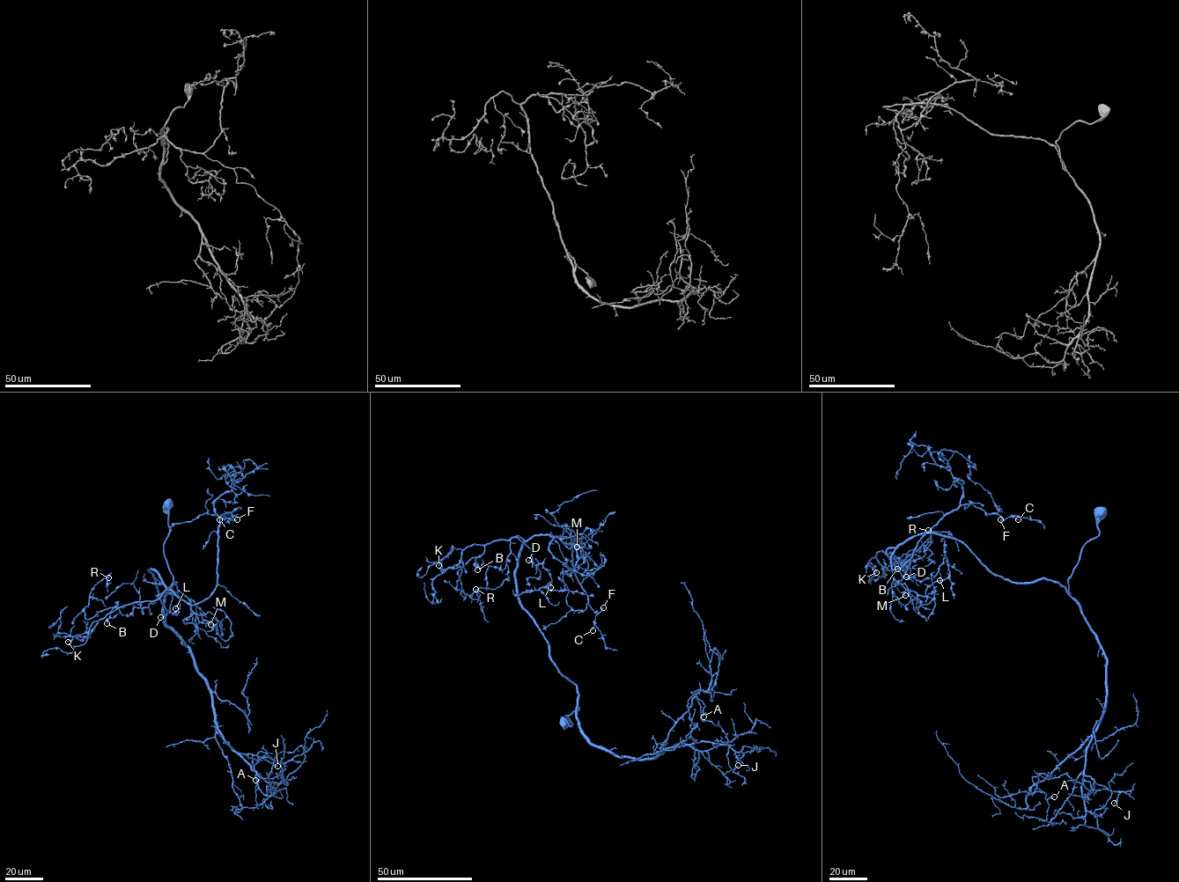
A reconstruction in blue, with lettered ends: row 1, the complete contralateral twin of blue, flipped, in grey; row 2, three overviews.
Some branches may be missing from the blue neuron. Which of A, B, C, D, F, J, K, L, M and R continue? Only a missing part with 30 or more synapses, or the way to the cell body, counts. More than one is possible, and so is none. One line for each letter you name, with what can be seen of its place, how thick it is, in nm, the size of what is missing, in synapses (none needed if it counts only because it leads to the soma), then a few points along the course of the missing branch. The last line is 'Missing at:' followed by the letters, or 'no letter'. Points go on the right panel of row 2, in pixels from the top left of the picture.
F: at (1000, 519); 220 nm thick; about 40 synapses; missing branch runs (1000, 519), (993, 496), (998, 498)
M: at (905, 595); 220 nm thick; about 30 synapses; missing branch runs (905, 595), (901, 599), (900, 606), (906, 609)
Missing at: F, M

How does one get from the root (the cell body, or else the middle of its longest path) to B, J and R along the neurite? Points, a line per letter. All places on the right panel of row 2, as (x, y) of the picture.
B: (1101, 512), (1067, 591), (1043, 577), (1005, 580), (959, 540), (930, 532), (881, 550), (897, 569)
J: (1101, 512), (1099, 533), (1082, 547), (1067, 593), (1106, 659), (1107, 695), (1084, 772), (1121, 792), (1114, 803)
R: (1101, 512), (1067, 591), (1043, 577), (1005, 580), (932, 532), (881, 550), (903, 561), (928, 530)

